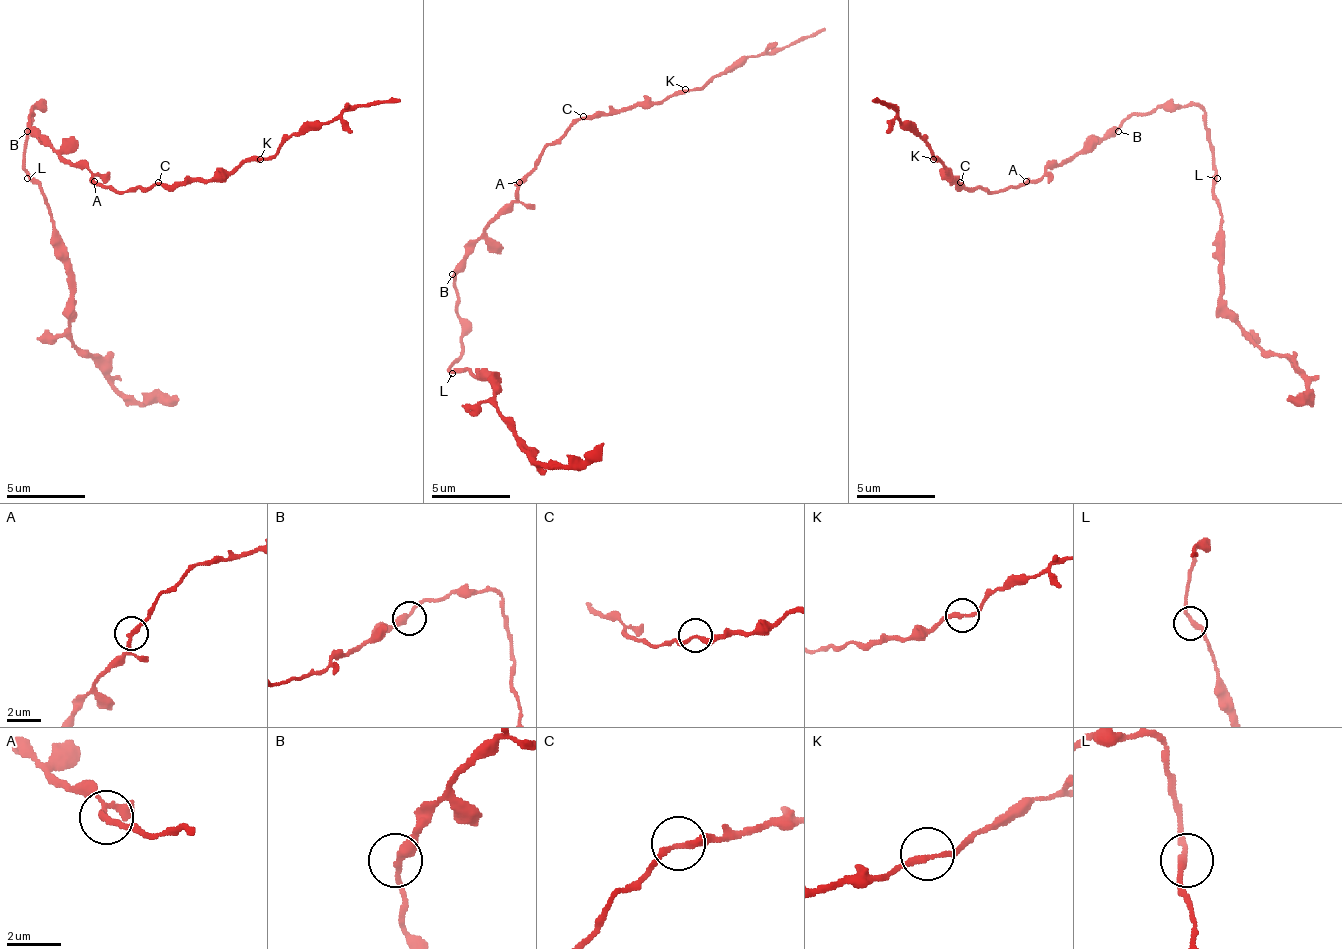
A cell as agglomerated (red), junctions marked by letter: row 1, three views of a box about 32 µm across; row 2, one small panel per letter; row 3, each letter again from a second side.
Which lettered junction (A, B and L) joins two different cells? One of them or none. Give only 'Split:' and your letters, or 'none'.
Split: none

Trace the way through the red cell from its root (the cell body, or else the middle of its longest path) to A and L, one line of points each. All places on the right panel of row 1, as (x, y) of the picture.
A: (1114, 127), (1098, 139), (1091, 139), (1067, 159), (1055, 163), (1039, 178), (1027, 182)
L: (1114, 127), (1130, 115), (1150, 115), (1166, 103), (1193, 103), (1205, 123), (1205, 139), (1217, 178)

